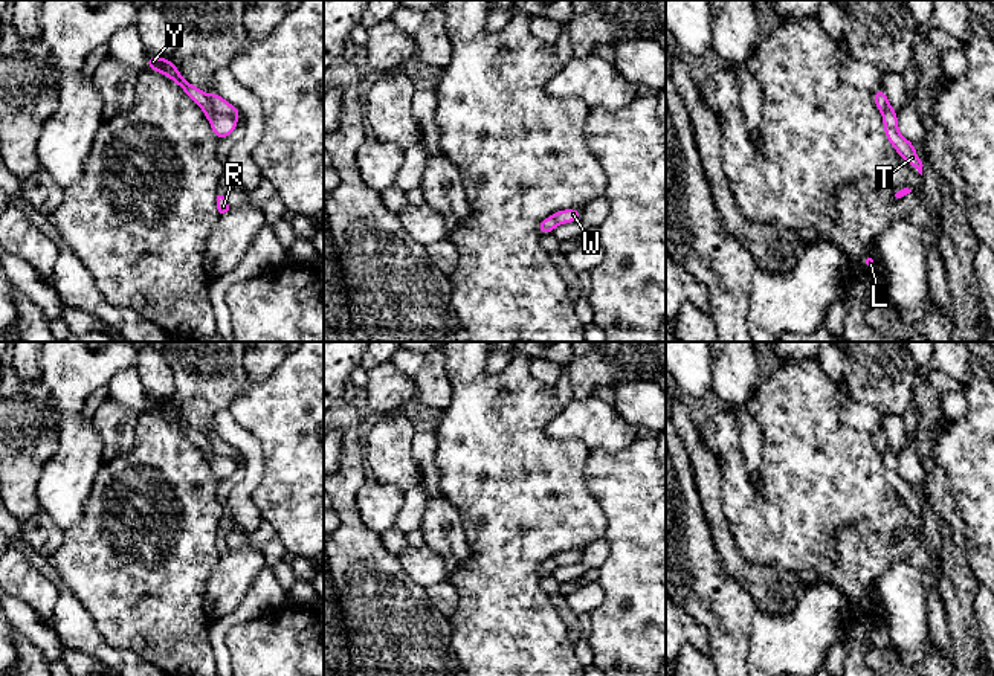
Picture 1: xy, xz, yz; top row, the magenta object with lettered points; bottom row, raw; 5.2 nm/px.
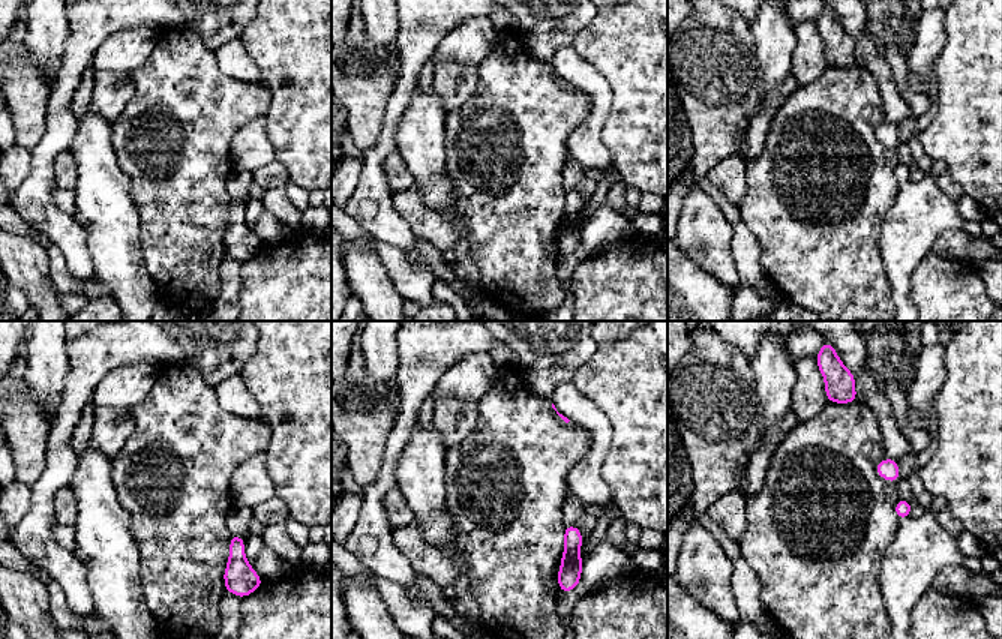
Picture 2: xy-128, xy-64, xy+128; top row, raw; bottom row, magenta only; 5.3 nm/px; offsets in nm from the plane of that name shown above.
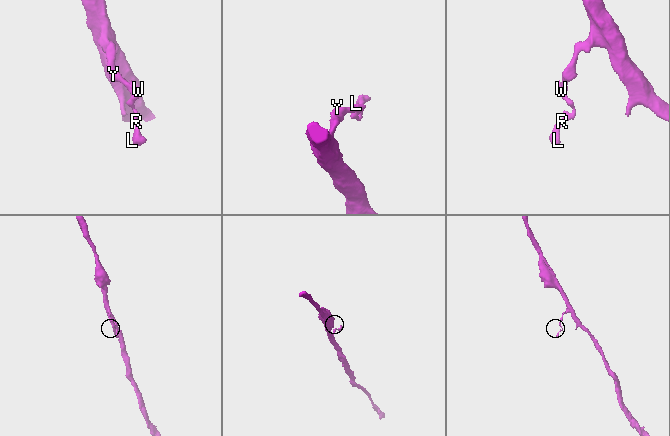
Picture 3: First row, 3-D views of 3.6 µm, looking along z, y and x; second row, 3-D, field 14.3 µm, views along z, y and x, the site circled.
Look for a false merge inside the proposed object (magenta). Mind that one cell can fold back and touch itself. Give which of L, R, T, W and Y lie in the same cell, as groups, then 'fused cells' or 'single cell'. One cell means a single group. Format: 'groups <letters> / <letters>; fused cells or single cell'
groups L R T Y / W; fused cells

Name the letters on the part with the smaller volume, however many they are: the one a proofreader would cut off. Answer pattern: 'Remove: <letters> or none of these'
Remove: W

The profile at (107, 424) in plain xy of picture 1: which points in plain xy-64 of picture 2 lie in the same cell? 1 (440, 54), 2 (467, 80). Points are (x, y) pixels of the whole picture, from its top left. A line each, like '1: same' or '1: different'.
1: different
2: same

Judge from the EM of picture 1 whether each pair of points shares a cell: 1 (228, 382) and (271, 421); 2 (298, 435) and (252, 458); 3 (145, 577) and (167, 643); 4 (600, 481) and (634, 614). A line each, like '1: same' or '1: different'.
1: different
2: different
3: same
4: same

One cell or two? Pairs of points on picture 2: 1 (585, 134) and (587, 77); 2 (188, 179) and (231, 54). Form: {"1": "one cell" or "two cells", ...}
{"1": "one cell", "2": "two cells"}

